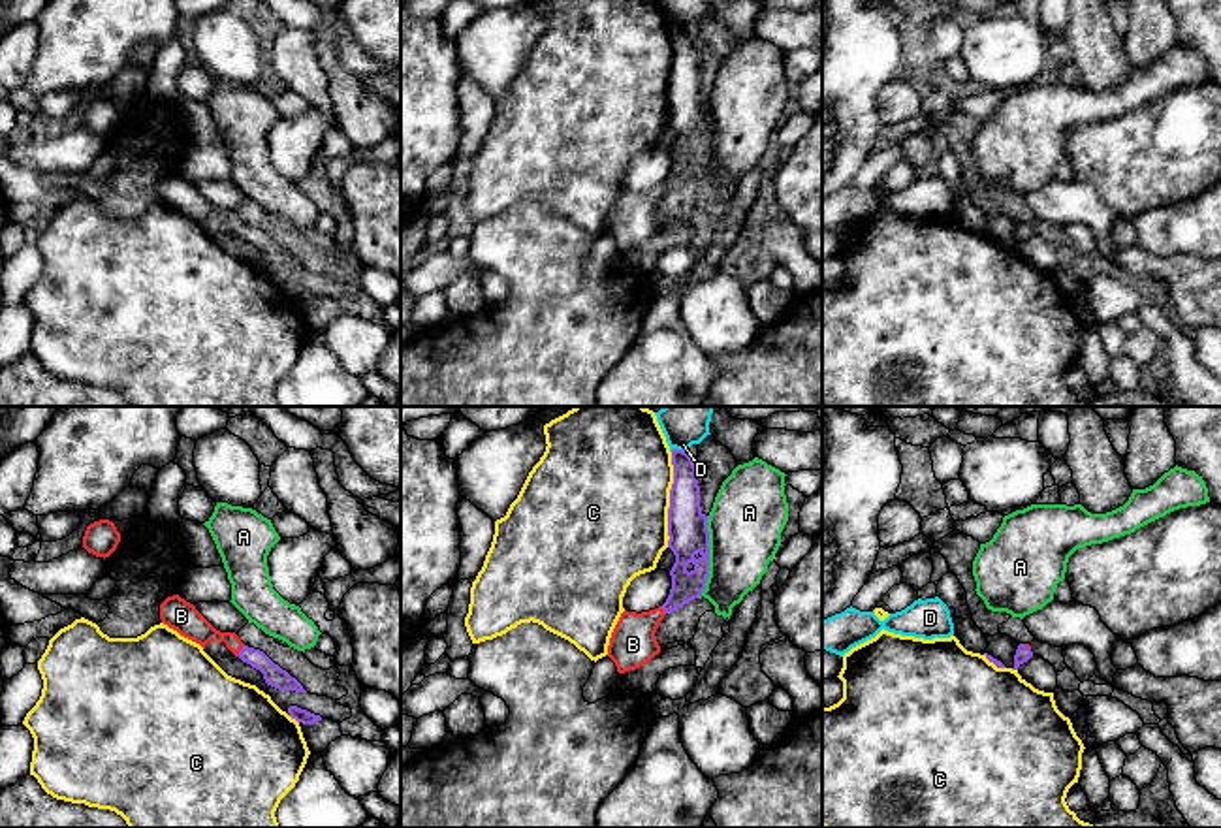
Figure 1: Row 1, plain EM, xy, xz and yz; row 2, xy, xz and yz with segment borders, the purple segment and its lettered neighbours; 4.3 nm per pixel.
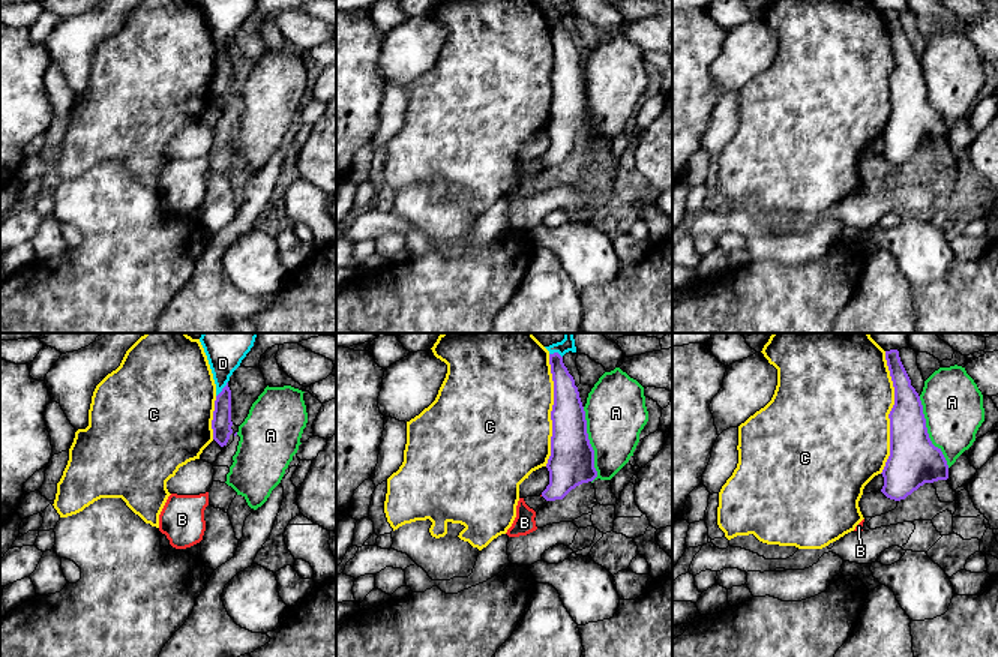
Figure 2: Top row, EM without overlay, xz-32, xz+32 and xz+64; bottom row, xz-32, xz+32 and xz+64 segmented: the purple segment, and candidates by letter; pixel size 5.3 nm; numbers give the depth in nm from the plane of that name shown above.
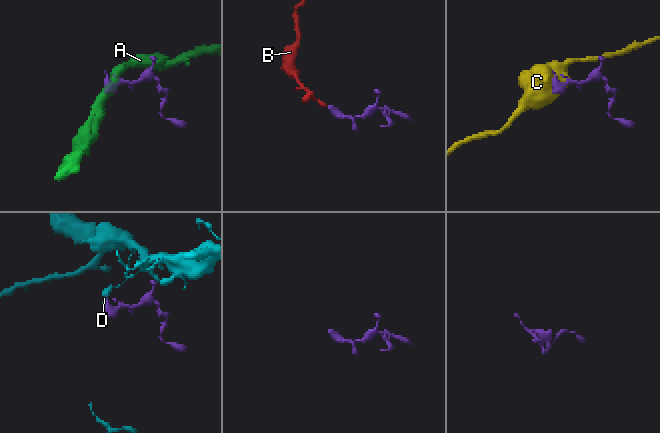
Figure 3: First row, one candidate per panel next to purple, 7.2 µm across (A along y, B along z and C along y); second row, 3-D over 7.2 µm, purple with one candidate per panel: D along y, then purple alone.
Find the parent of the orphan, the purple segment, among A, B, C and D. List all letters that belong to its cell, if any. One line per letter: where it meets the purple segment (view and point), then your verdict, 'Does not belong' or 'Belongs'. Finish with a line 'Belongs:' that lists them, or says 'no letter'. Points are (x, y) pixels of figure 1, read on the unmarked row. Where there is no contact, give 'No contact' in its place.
A: Touches purple at xz (708, 134). Does not belong
B: Touches purple at xy (241, 228). Belongs
C: Touches purple at xz (670, 78). Does not belong
D: Touches purple at xz (678, 29). Does not belong
Belongs: B

